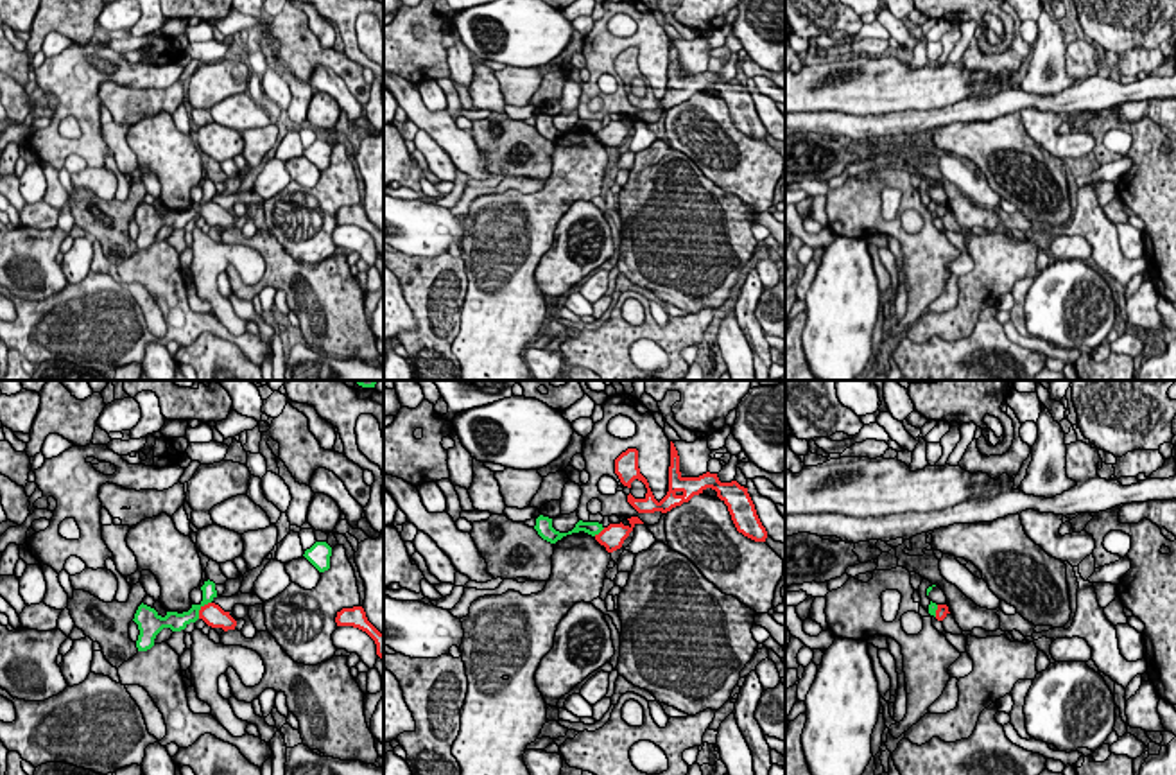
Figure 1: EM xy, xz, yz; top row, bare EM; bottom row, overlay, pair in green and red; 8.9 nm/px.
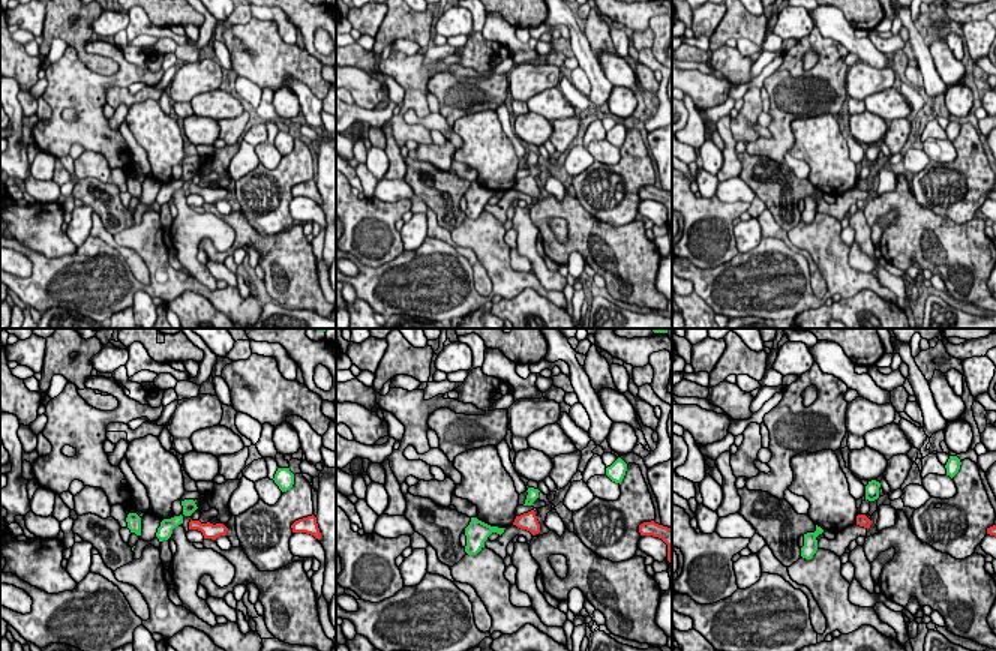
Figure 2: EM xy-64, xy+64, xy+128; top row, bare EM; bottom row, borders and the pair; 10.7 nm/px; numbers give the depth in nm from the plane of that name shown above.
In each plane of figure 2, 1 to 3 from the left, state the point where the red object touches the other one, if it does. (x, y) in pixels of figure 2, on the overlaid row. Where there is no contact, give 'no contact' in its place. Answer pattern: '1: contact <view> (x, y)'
1: no contact
2: no contact
3: no contact

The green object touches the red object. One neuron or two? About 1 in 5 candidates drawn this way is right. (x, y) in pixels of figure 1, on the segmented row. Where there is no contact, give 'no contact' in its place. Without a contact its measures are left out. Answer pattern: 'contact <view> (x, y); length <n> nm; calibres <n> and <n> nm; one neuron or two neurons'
contact xy (199, 609); length 200 nm; calibres 160 and 200 nm; two neurons

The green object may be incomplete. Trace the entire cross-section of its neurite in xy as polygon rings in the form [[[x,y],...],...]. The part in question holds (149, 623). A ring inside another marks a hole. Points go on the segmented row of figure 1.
[[[210,579],[204,581],[201,590],[203,590],[203,601],[199,605],[192,605],[192,608],[183,614],[167,612],[167,615],[161,617],[154,608],[142,603],[134,614],[134,619],[133,619],[140,630],[140,635],[136,640],[138,651],[151,649],[154,646],[156,635],[163,628],[170,628],[172,631],[181,631],[190,623],[195,623],[199,619],[199,610],[217,597],[215,583]]]

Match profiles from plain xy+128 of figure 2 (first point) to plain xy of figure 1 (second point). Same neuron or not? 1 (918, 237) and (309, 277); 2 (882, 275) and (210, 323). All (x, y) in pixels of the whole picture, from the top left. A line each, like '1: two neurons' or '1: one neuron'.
1: one neuron
2: two neurons

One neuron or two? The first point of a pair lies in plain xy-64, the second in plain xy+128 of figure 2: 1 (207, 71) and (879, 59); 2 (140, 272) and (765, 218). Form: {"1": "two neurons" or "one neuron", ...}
{"1": "two neurons", "2": "one neuron"}

